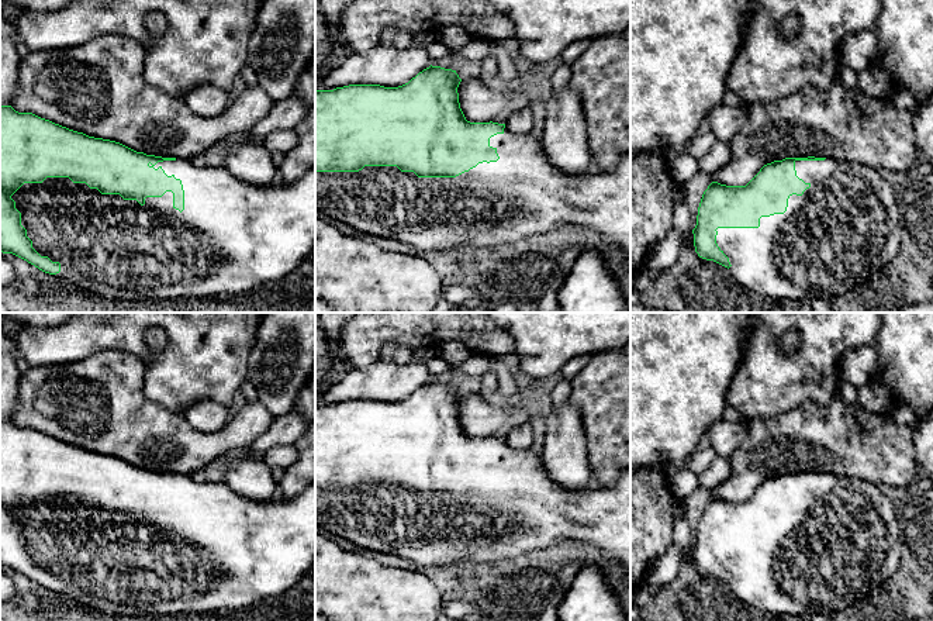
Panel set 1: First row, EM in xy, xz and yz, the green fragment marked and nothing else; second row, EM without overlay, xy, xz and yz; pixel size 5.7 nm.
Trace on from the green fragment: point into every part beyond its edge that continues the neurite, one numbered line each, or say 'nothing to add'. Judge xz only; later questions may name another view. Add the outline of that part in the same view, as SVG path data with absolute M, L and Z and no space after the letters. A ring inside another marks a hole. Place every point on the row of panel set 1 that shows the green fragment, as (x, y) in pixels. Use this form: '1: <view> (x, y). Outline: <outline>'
1: xz (521, 196). Outline: M507 125L502 134L490 138L497 149L497 162L483 162L456 177L418 177L397 166L364 166L359 172L315 172L315 210L332 220L374 237L395 239L421 251L446 253L470 252L477 248L511 251L521 239L542 238L560 225L576 225L597 234L608 246L630 258L630 155L619 159L614 170L595 166L581 176L564 176L547 161L542 138L532 132L512 134Z

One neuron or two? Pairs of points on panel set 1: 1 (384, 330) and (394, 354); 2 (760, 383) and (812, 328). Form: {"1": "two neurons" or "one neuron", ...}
{"1": "two neurons", "2": "one neuron"}

